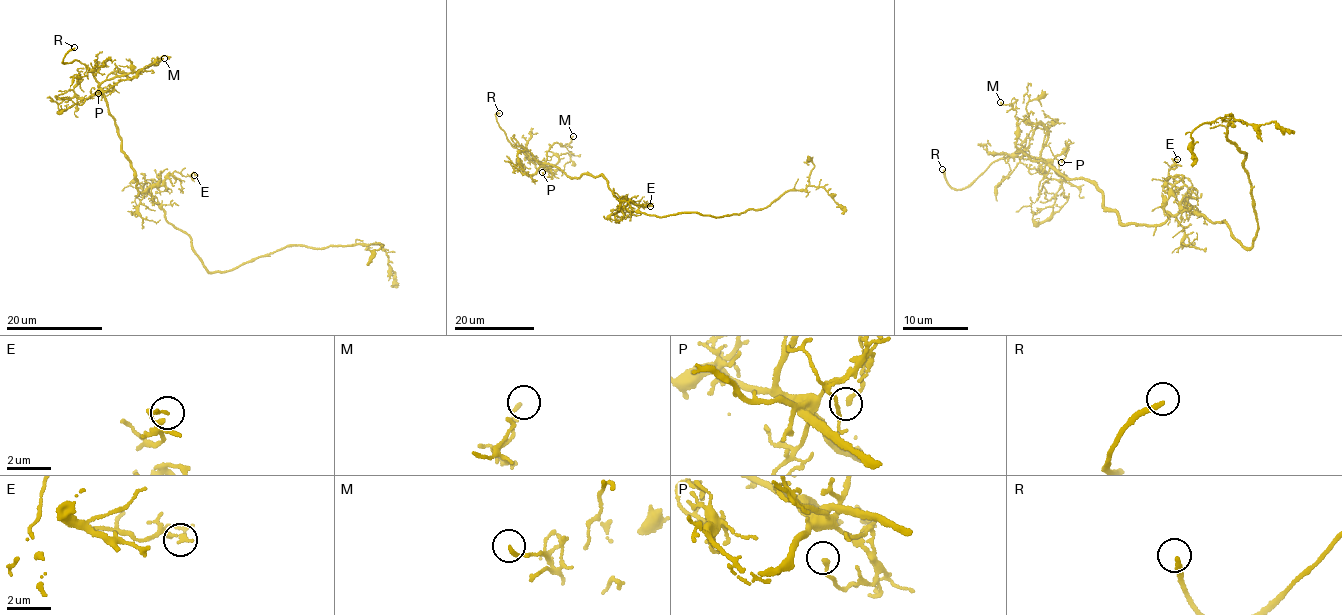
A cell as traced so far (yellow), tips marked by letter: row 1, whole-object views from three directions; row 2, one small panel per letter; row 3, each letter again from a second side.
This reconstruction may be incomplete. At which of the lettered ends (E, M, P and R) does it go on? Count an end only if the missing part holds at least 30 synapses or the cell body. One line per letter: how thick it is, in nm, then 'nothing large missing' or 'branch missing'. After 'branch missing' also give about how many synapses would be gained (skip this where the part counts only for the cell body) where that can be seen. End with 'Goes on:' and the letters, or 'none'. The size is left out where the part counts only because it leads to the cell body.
E: calibre 140 nm; nothing large missing
M: calibre 150 nm; nothing large missing
P: calibre 190 nm; nothing large missing
R: calibre 240 nm; branch missing
Goes on: R

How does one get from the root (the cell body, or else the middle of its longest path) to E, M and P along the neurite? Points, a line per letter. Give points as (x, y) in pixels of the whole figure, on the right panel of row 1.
E: (1221, 221), (1215, 224), (1182, 208), (1167, 183), (1168, 170), (1177, 159)
M: (1221, 221), (1184, 210), (1156, 224), (1121, 222), (1097, 186), (1023, 154), (1016, 112), (1000, 102)
P: (1221, 221), (1184, 210), (1160, 223), (1125, 224), (1103, 204), (1097, 186), (1050, 164), (1068, 147), (1061, 162)

